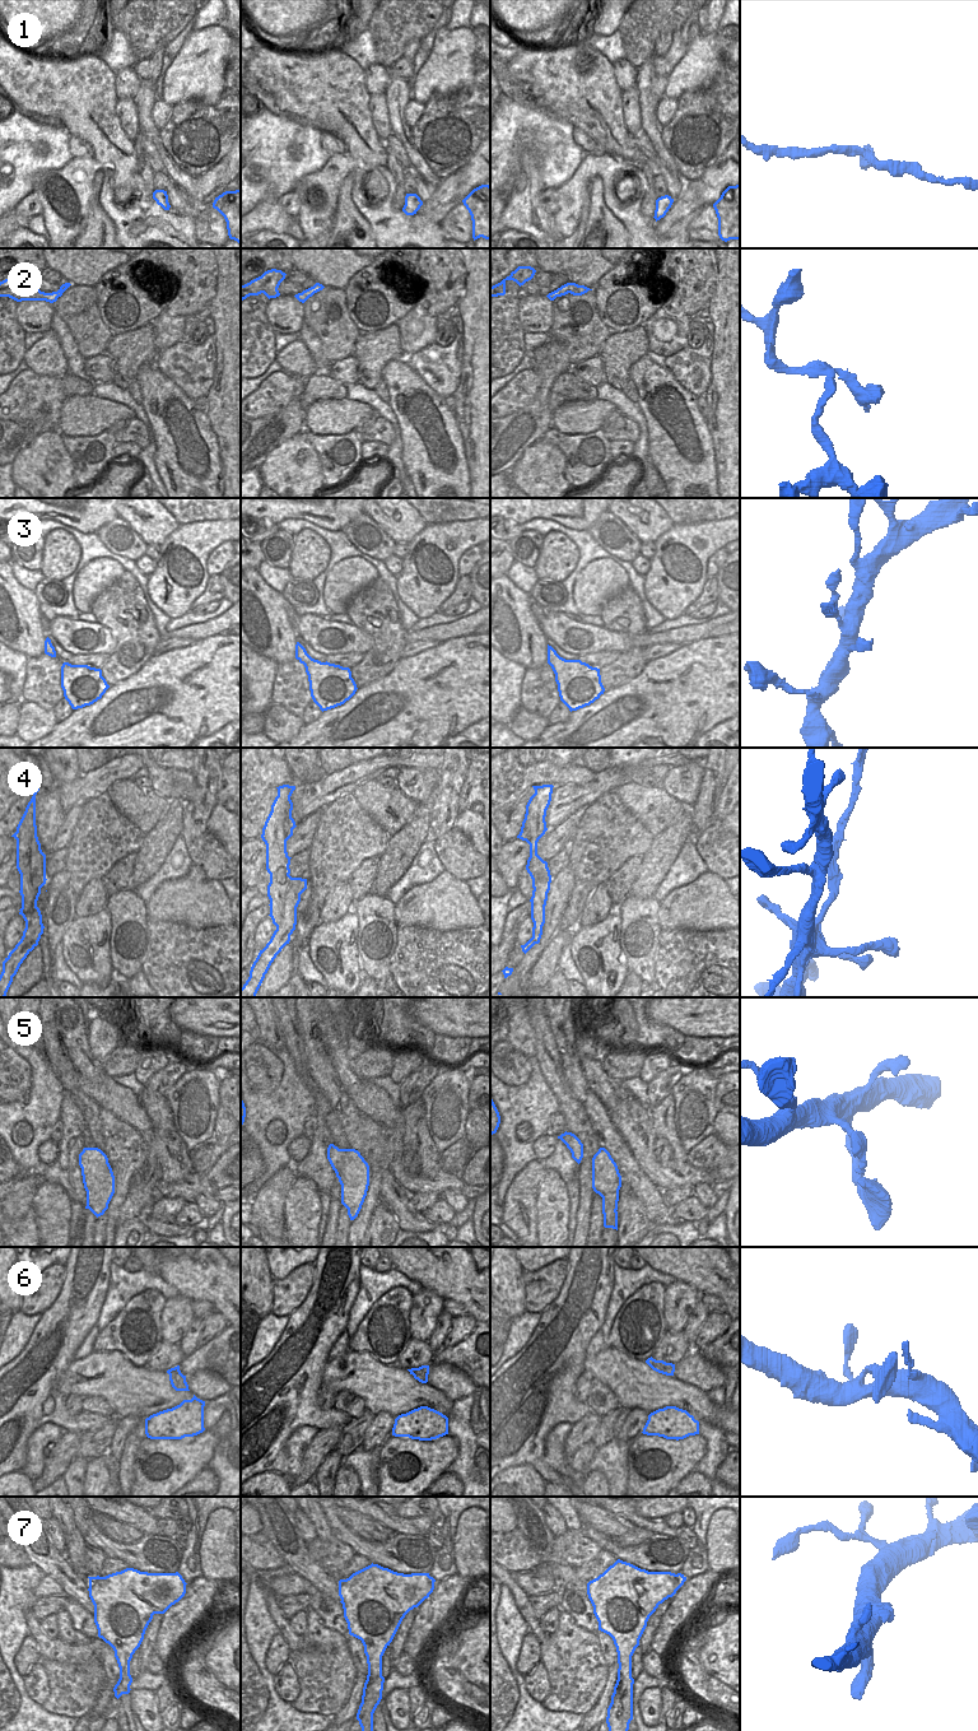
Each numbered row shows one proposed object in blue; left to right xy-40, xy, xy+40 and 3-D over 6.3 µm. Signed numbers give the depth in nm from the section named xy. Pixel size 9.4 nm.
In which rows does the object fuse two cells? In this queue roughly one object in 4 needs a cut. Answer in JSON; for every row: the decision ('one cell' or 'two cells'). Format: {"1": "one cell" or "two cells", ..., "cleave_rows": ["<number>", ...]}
{"1": "one cell", "2": "one cell", "3": "one cell", "4": "two cells", "5": "one cell", "6": "one cell", "7": "one cell", "cleave_rows": ["4"]}

